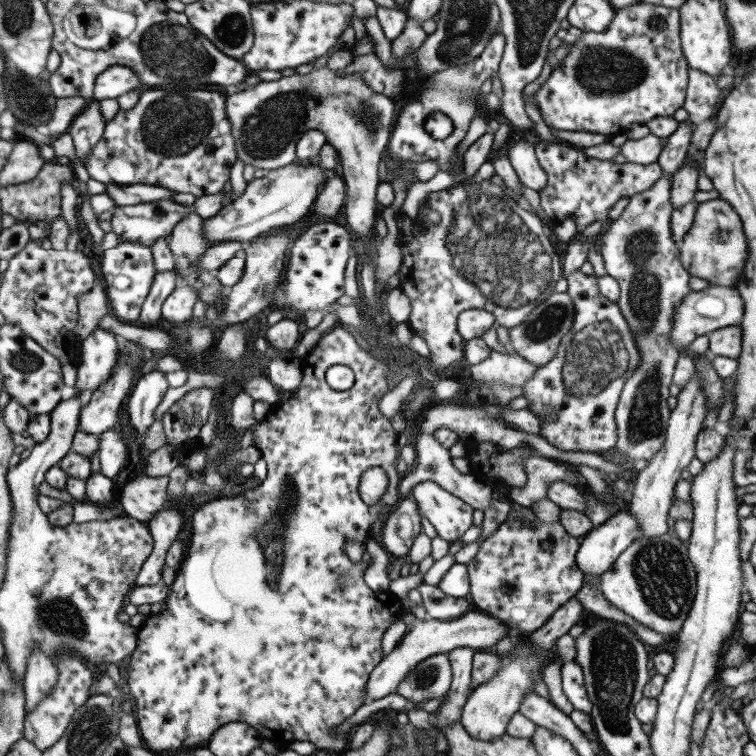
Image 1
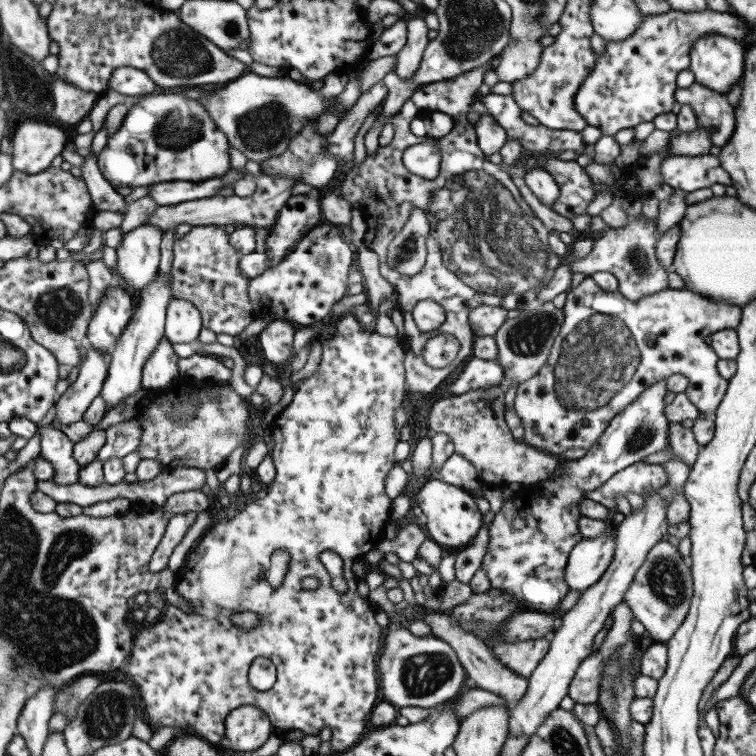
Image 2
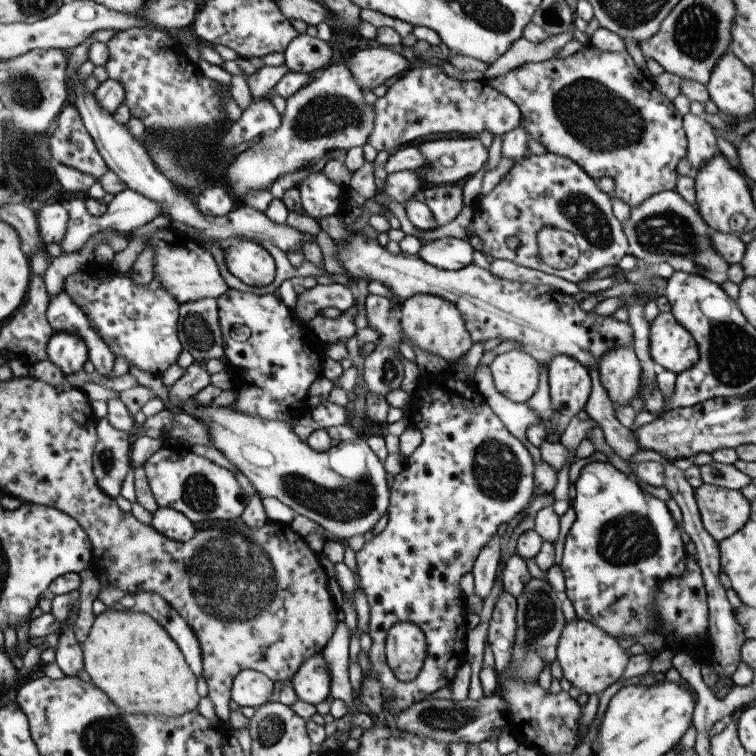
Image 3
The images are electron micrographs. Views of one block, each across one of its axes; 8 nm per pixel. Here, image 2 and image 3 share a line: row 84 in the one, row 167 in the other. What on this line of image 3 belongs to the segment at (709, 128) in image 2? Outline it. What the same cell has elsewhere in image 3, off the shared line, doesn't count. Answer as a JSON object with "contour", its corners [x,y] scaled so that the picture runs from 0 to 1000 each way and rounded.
{"contour":[[[914,149],[905,152],[903,169],[910,188],[906,209],[915,220],[915,231],[952,200],[943,168],[929,153],[918,153]]]}

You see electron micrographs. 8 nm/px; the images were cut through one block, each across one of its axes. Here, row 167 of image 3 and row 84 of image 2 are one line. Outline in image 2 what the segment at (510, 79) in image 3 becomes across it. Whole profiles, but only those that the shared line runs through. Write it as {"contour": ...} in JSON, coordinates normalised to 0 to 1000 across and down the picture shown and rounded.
{"contour":[[[899,16],[862,19],[851,24],[844,38],[821,56],[800,56],[798,69],[788,77],[784,95],[767,111],[759,128],[759,146],[772,153],[778,167],[792,169],[796,179],[812,181],[825,169],[839,169],[847,161],[862,161],[872,151],[882,149],[894,138],[896,101],[913,86],[913,66],[921,53],[934,45],[955,45],[980,54],[992,46],[992,37],[967,16]]]}

